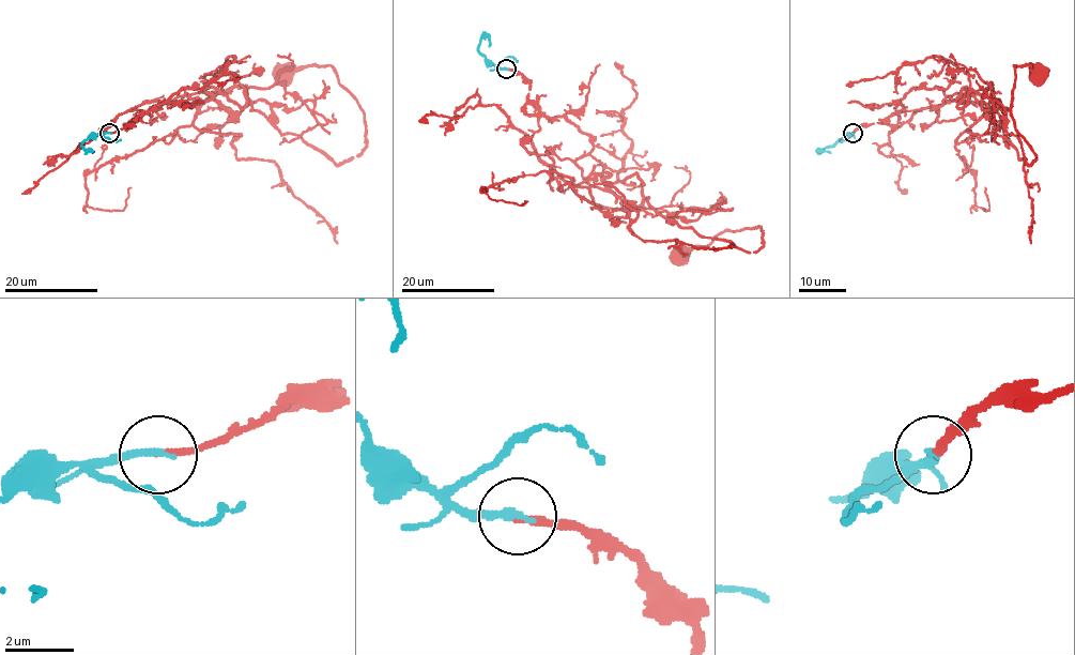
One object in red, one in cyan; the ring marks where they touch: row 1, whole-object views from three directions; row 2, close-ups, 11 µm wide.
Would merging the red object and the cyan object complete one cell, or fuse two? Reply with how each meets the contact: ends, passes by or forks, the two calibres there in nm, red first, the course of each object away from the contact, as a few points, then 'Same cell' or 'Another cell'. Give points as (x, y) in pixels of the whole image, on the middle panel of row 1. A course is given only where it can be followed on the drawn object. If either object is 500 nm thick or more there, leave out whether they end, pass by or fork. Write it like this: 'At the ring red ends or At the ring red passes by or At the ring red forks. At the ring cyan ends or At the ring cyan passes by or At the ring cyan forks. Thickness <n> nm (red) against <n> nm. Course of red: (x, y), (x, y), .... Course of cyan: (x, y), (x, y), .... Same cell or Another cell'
At the ring red ends. At the ring cyan ends. Thickness 180 nm (red) against 240 nm. Course of red: (506, 70), (530, 85), (535, 153), (589, 201), (648, 198), (748, 252), (763, 245), (761, 227), (680, 254). Course of cyan: (506, 69), (495, 67), (479, 51), (478, 44), (482, 37), (489, 39), (489, 46). Same cell

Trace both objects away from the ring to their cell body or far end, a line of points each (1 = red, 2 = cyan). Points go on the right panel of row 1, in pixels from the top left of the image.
1: (854, 133), (904, 111), (988, 104), (991, 87), (982, 108), (1029, 165), (1011, 112), (1014, 65), (1038, 74)
2: (853, 133), (820, 150), (830, 153)

